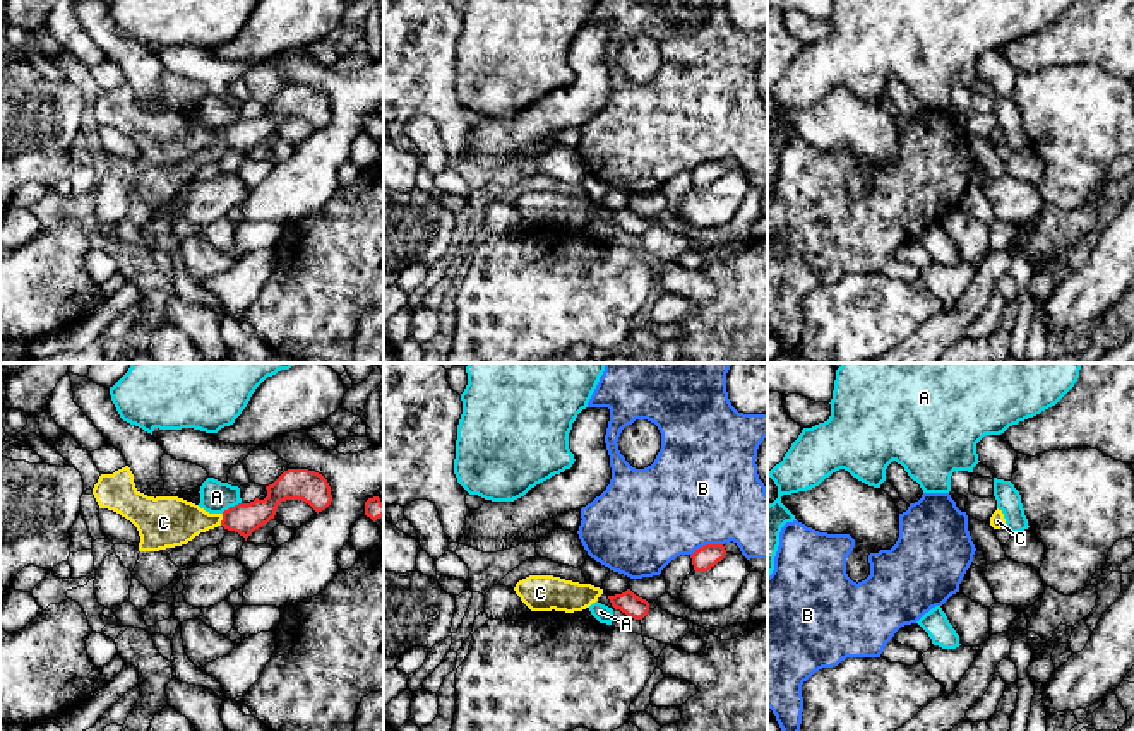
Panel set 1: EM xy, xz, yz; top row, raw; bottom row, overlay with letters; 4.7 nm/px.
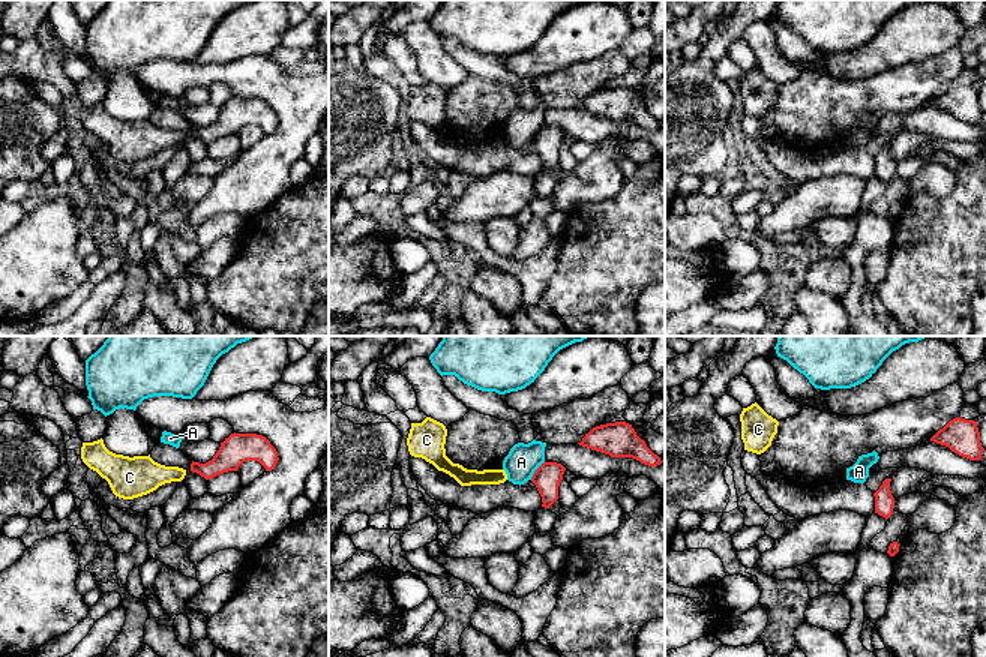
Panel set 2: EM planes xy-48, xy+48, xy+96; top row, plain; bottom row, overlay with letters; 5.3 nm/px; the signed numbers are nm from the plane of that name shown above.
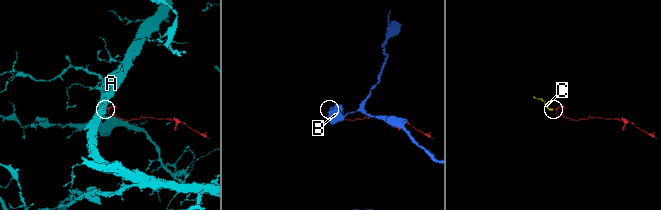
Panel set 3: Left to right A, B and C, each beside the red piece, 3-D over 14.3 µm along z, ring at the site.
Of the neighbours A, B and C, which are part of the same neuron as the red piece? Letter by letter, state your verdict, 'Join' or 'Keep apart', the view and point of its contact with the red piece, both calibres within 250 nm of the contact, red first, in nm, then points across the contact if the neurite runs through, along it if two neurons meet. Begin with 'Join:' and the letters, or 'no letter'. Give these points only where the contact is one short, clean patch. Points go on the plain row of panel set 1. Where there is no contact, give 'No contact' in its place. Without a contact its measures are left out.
Join: C
A: Keep apart. Touches red at xy (230, 124). Thickness 140 nm (red) against 150 nm. Boundary: xy (240, 118), (221, 129)
B: Keep apart. Touches red at xz (706, 161). Thickness 110 nm (red) against 500 nm
C: Join. Touches red at xy (223, 136). Thickness 140 nm (red) against 240 nm. Path across: xy (245, 134), (223, 136), (170, 137)

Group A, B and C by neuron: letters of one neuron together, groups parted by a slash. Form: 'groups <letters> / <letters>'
groups A / B / C

